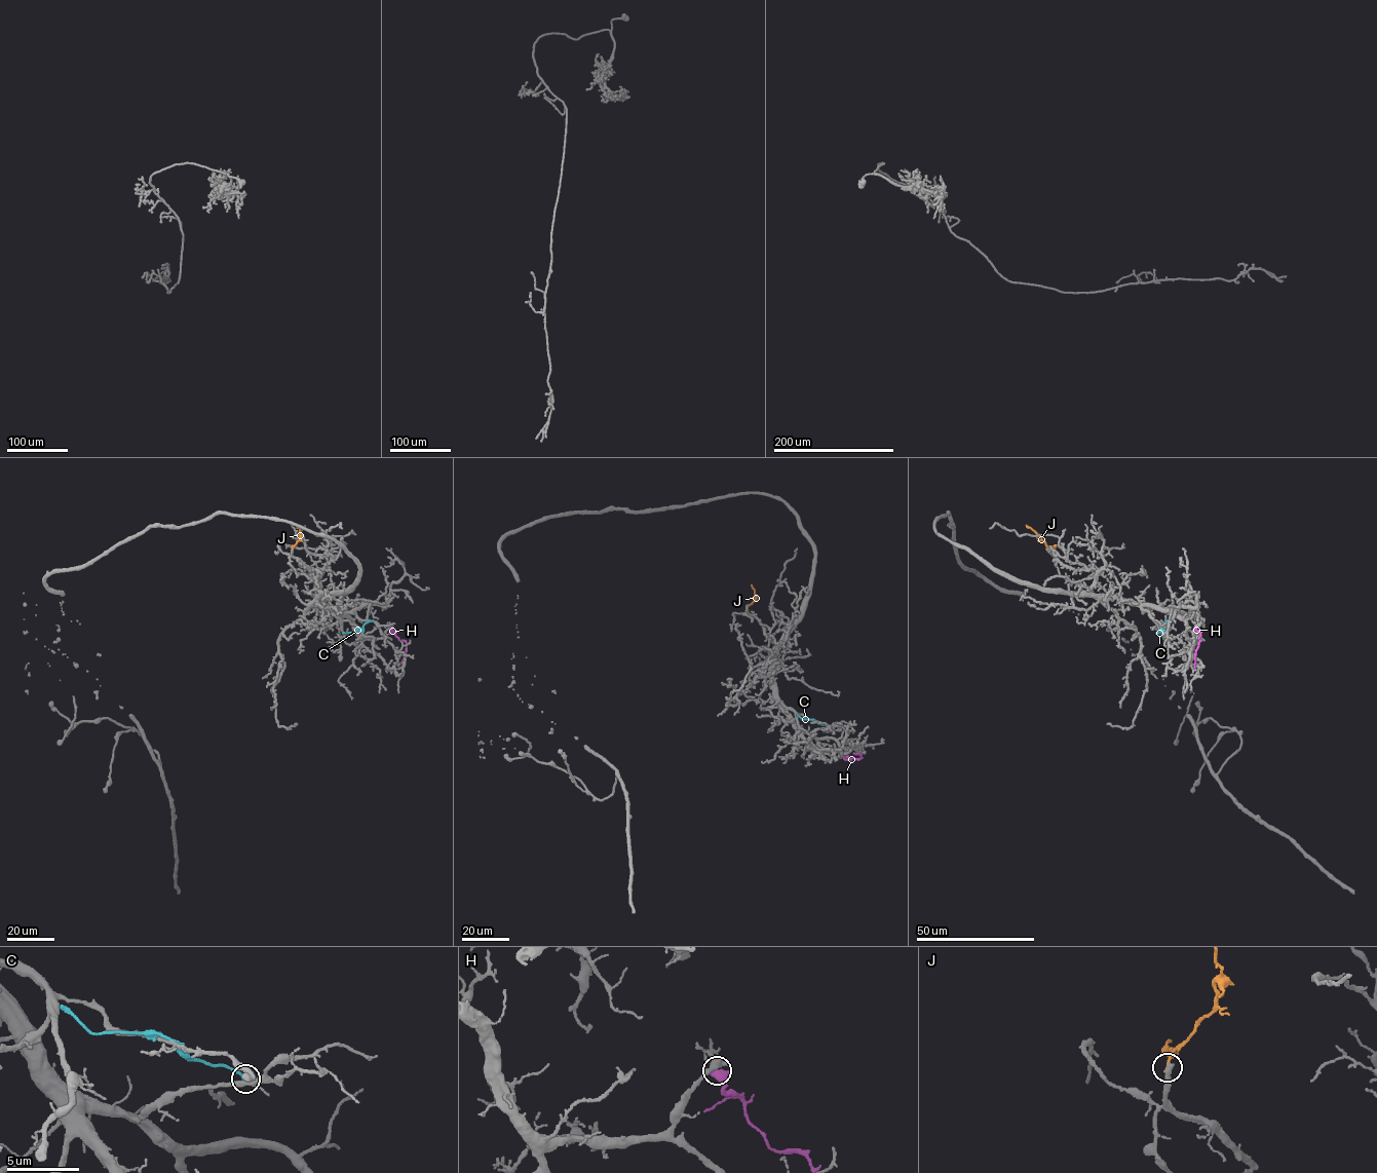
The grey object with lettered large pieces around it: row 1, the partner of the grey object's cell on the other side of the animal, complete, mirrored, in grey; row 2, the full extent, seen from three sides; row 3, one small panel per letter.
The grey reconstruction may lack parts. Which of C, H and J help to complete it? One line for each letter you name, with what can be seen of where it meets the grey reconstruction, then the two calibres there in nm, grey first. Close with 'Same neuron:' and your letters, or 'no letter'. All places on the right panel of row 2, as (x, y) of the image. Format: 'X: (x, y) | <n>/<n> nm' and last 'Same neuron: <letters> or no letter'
Same neuron: no letter

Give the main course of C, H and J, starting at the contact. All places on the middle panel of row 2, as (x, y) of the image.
C: (828, 727), (813, 719), (802, 719), (798, 715)
H: (845, 754), (849, 759), (862, 757), (854, 753)
J: (747, 607), (755, 598), (751, 584)

